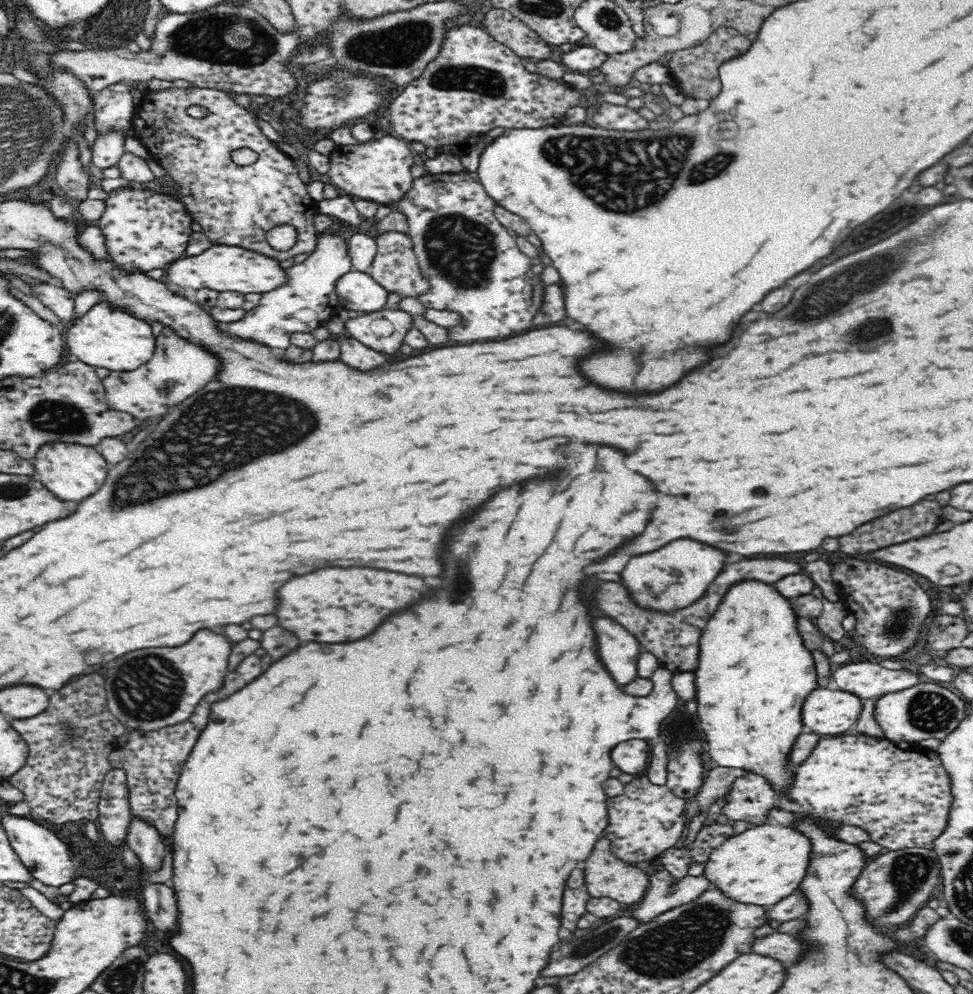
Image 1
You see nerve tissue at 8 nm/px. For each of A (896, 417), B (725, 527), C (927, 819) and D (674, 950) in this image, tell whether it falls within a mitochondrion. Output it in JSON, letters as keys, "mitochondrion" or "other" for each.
{"A":"other","B":"mitochondrion","C":"other","D":"mitochondrion"}

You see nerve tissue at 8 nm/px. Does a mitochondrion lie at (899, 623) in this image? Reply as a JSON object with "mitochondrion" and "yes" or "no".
{"mitochondrion":"yes"}

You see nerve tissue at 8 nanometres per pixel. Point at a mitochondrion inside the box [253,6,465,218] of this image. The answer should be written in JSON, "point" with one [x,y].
{"point":[399,45]}

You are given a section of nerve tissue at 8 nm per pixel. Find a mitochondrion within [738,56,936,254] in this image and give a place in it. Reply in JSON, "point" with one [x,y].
{"point":[868,235]}

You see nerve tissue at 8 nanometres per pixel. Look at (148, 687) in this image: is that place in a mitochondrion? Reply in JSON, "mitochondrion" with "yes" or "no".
{"mitochondrion":"yes"}

